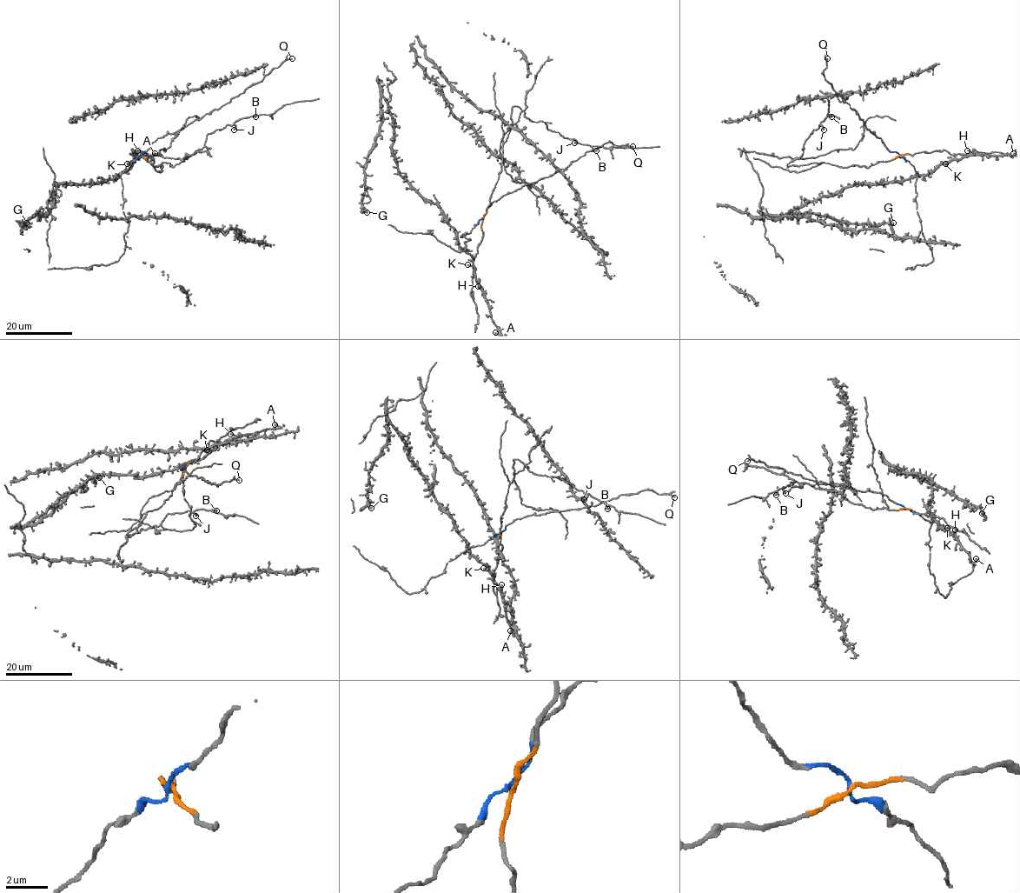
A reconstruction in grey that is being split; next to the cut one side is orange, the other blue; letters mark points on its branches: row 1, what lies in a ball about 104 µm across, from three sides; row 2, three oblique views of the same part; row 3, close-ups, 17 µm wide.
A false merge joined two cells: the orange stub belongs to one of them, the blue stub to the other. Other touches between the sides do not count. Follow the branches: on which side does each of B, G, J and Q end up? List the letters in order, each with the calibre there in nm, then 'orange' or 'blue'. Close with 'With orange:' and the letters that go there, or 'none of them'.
B: 500 nm thick; orange
G: 400 nm thick; blue
J: 360 nm thick; orange
Q: 130 nm thick; blue
With orange: B, J

